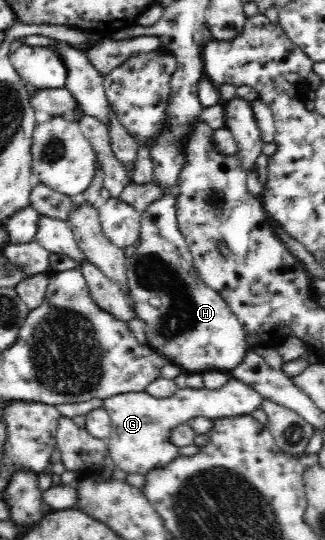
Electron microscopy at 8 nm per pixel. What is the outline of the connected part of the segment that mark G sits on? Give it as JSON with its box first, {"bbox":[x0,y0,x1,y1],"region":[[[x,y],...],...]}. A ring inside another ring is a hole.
{"bbox":[105,377,265,476],"region":[[[233,377],[217,391],[209,389],[177,389],[173,397],[155,399],[149,393],[121,393],[105,399],[112,433],[106,439],[110,459],[125,473],[139,473],[146,476],[150,471],[165,467],[170,461],[180,457],[180,447],[172,442],[173,429],[188,423],[195,417],[223,418],[252,415],[262,409],[265,399],[253,387],[235,380]]]}

